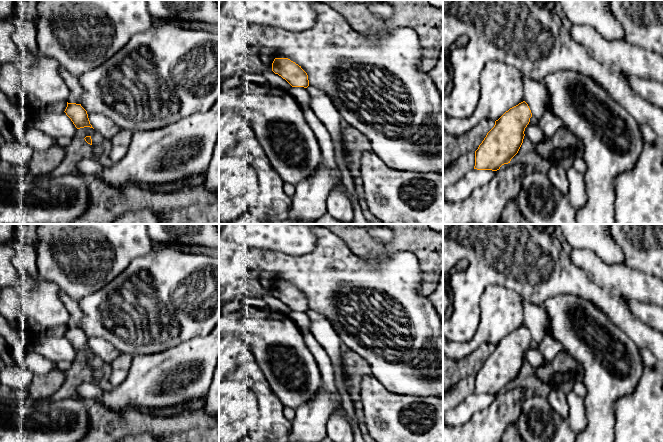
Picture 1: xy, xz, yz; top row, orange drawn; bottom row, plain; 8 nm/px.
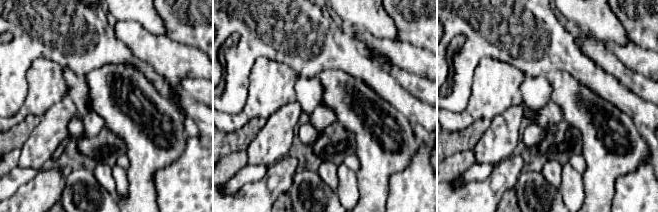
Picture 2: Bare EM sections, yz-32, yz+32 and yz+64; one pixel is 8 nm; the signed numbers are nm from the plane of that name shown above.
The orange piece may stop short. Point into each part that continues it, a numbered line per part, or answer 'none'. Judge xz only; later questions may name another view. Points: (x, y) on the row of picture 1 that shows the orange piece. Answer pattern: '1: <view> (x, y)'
none

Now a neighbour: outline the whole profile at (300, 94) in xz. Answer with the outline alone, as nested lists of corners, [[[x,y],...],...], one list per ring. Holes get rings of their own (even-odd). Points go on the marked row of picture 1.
[[[291,87],[289,90],[290,95],[299,103],[310,107],[310,94],[304,87]]]

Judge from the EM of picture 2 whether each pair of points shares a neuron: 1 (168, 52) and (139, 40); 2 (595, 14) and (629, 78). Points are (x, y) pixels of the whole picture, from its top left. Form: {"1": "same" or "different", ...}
{"1": "same", "2": "different"}

